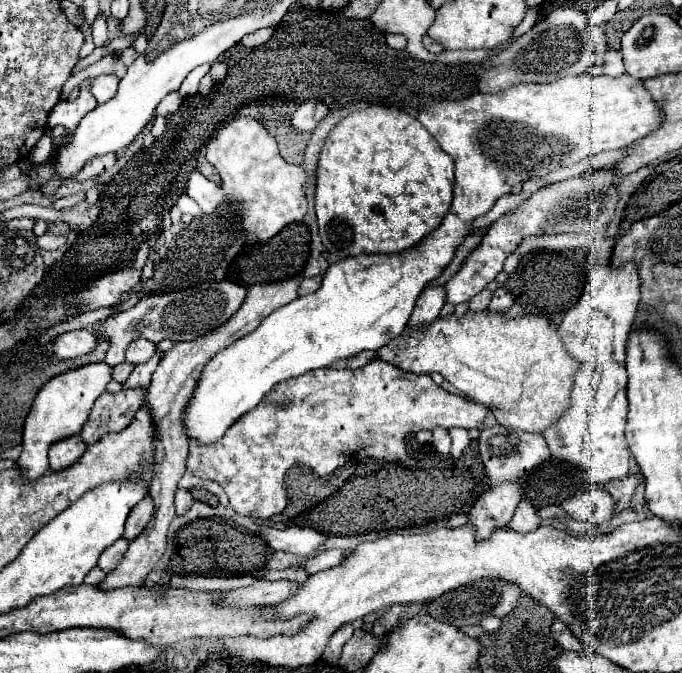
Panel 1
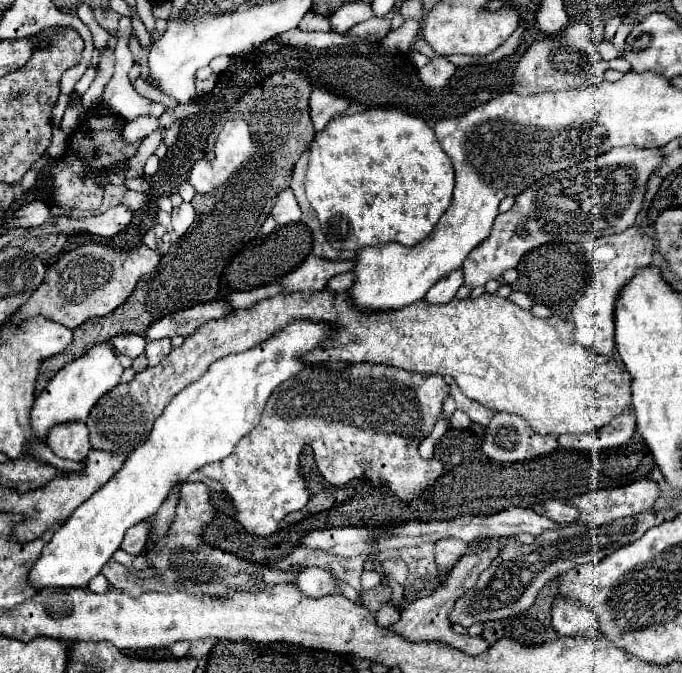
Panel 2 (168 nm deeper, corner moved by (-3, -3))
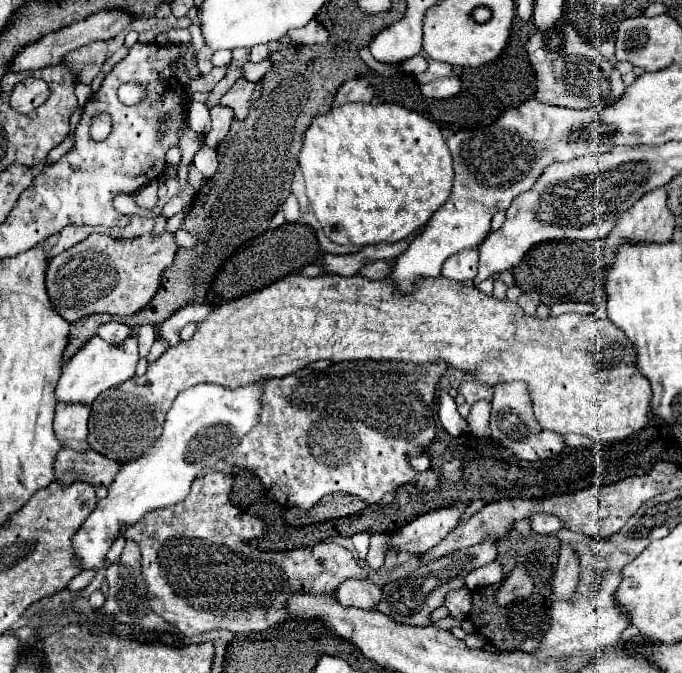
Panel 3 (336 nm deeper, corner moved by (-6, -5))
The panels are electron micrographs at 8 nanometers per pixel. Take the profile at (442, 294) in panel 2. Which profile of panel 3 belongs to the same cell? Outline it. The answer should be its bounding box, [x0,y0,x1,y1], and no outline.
[442,247,480,281]

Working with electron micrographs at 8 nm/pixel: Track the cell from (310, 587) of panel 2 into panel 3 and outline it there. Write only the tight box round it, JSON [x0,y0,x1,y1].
[336,579,382,609]

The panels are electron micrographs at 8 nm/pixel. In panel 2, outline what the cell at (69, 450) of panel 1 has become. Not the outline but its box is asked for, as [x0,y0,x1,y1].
[47,423,91,461]

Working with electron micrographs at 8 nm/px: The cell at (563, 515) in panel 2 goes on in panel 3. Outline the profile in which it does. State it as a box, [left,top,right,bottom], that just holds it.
[530,513,562,535]

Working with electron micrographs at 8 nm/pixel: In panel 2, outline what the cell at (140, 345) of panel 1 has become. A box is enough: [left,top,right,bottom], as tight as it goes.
[111,335,147,359]

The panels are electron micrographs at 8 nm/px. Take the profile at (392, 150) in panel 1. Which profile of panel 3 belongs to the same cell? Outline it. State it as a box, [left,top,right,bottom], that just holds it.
[298,103,452,245]

